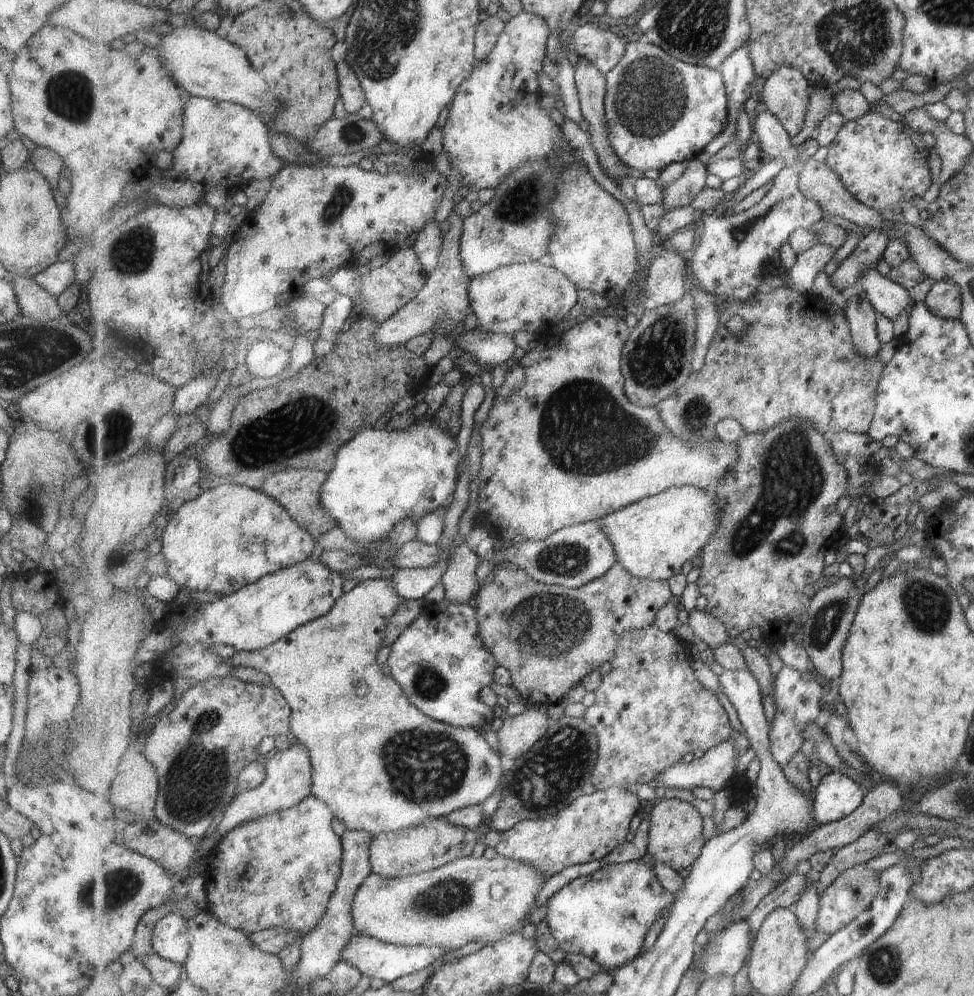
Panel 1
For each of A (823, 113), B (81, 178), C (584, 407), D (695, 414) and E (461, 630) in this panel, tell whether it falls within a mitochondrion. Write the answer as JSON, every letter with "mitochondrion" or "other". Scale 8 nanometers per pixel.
{"A":"other","B":"other","C":"mitochondrion","D":"mitochondrion","E":"other"}

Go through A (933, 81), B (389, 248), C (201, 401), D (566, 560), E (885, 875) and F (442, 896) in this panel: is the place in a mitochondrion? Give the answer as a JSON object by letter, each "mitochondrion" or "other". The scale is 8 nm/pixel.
{"A":"other","B":"other","C":"other","D":"mitochondrion","E":"other","F":"mitochondrion"}

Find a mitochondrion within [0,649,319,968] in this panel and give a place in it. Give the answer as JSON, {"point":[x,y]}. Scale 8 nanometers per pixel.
{"point":[198,778]}

